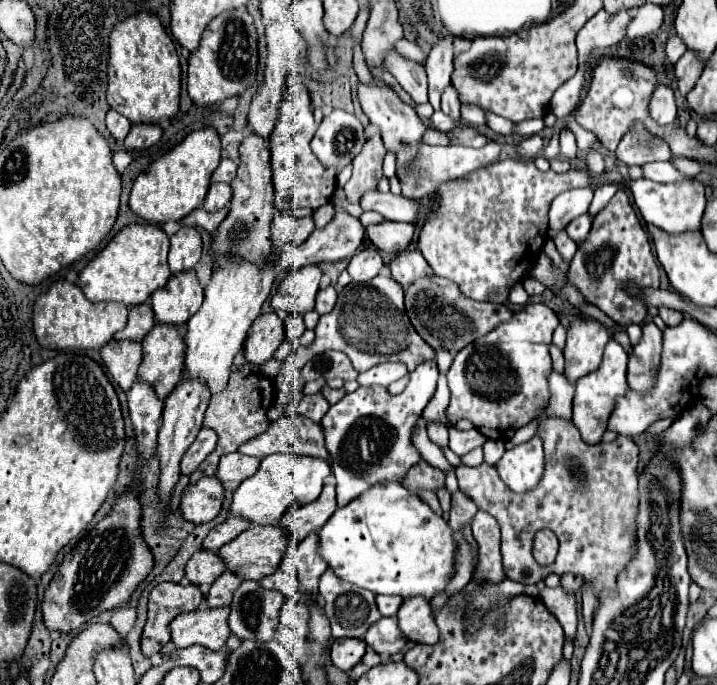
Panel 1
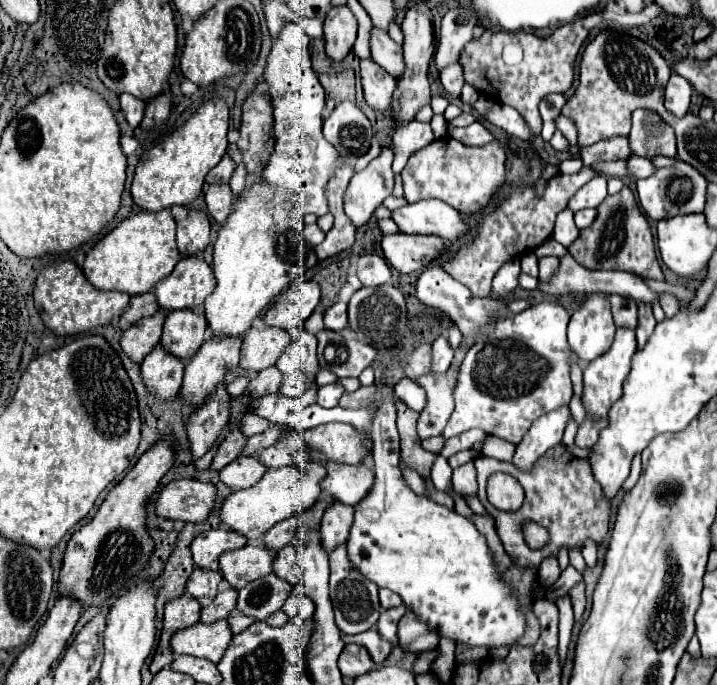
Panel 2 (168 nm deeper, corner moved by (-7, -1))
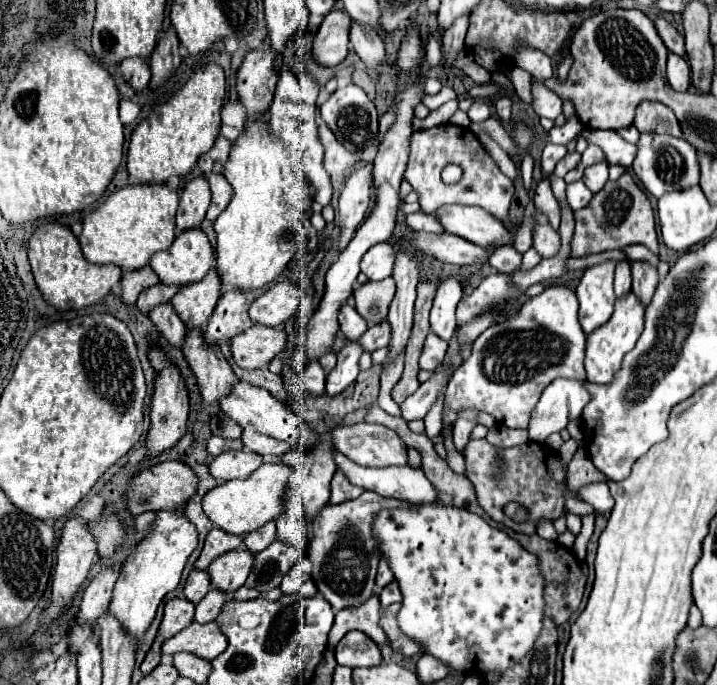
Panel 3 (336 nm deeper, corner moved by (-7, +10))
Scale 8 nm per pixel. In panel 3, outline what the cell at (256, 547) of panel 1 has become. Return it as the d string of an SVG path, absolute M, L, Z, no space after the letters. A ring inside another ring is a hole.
M233 549L217 557L213 565L209 565L207 573L211 575L211 583L217 589L231 595L235 589L239 589L245 583L249 571L253 569L253 561L255 561L255 555L251 551Z

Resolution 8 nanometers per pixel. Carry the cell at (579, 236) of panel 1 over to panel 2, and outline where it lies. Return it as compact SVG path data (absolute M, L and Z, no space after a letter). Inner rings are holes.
M589 208L589 210L579 210L577 214L575 214L575 224L577 224L577 228L587 228L593 220L595 220L595 216L597 216L597 210L595 208Z

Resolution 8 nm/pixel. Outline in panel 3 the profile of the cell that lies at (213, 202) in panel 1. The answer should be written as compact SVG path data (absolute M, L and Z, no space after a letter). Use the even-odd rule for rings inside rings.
M209 175L209 187L211 187L211 193L213 193L213 201L211 201L211 207L207 211L207 219L215 221L215 217L229 205L231 201L231 185L229 181L225 181L223 175Z

